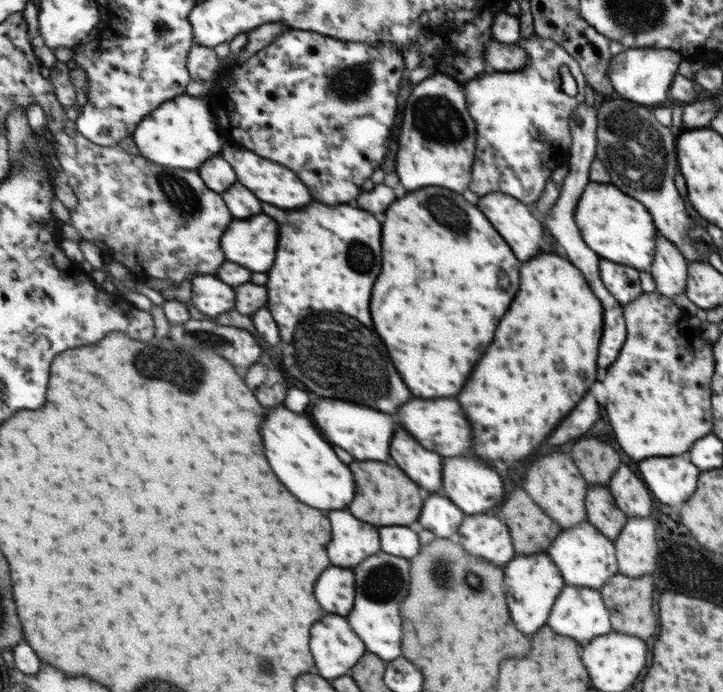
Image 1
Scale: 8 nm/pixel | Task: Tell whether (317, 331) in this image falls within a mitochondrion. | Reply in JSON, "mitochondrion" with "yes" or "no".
{"mitochondrion":"yes"}

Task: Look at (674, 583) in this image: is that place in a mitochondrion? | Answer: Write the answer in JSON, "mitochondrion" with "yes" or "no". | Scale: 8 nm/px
{"mitochondrion":"no"}

